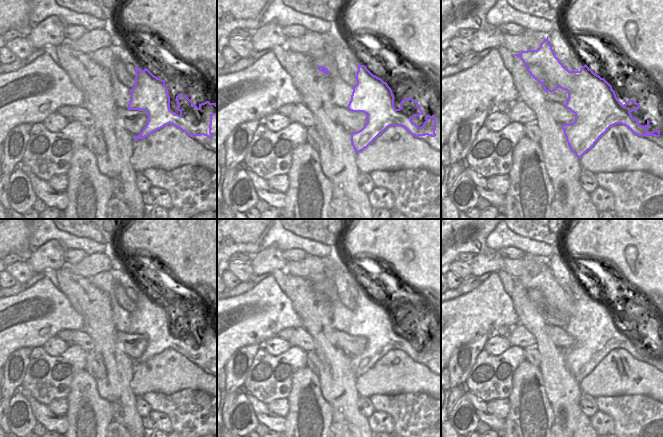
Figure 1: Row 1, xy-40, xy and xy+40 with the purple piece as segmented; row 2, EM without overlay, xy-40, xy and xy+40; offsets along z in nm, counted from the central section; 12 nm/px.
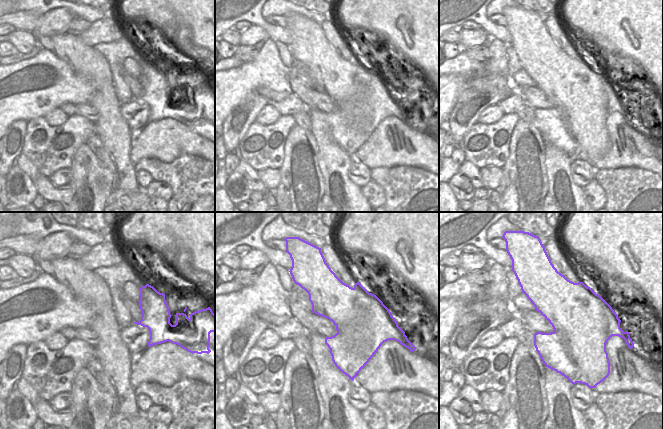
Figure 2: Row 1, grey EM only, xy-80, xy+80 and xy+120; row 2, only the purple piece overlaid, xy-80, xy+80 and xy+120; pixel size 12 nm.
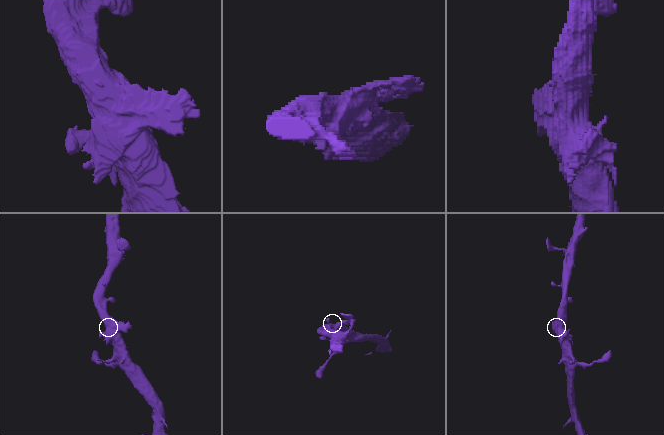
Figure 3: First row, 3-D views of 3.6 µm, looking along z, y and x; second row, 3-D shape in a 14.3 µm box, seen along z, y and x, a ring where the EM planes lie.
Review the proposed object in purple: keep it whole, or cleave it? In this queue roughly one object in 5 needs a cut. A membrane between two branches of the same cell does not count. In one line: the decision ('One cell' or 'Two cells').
Two cells.

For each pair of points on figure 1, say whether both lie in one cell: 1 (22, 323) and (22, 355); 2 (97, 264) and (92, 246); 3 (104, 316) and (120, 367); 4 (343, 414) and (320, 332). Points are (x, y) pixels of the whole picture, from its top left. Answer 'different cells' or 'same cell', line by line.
1: different cells
2: different cells
3: same cell
4: same cell

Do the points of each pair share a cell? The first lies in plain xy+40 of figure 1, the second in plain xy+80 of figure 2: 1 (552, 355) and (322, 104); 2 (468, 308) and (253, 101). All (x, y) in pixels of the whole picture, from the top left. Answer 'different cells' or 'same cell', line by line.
1: different cells
2: different cells

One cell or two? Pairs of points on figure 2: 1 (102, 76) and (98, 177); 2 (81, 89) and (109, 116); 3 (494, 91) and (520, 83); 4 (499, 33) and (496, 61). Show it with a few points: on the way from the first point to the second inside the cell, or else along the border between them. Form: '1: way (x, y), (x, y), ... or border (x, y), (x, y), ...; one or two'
1: border (98, 158), (110, 170), (112, 179); two
2: border (86, 75), (93, 88), (90, 103); two
3: border (512, 75), (516, 91); two
4: border (489, 36), (500, 39), (507, 45); two

